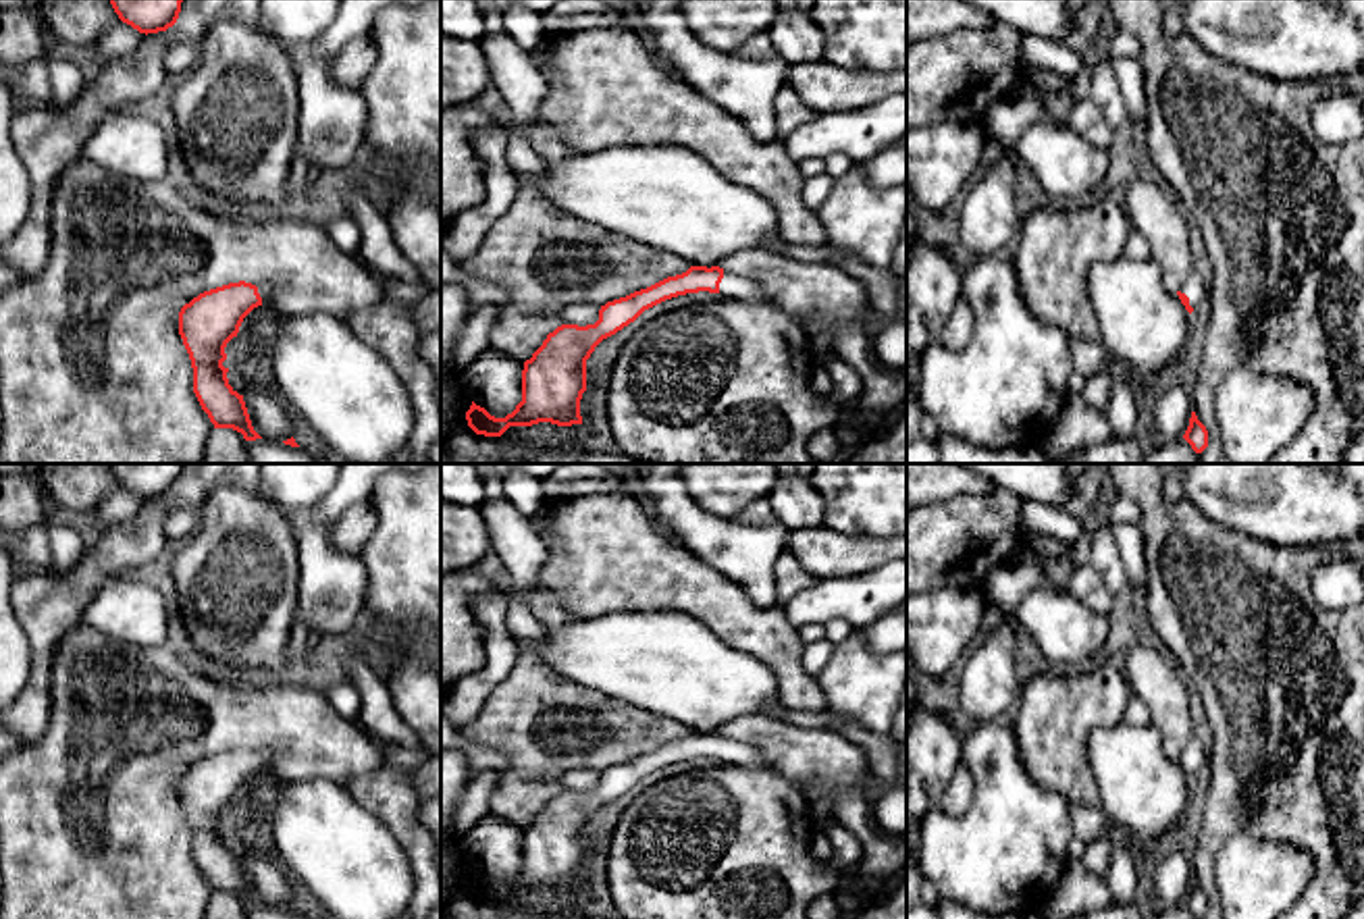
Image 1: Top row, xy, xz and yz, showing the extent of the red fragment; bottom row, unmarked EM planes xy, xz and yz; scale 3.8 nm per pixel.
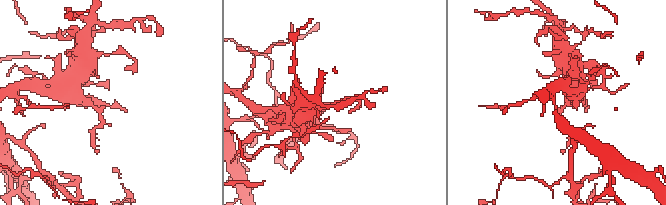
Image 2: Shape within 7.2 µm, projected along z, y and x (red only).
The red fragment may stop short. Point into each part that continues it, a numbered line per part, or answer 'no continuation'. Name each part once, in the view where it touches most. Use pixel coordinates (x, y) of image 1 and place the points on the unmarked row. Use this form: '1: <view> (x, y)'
1: xz (732, 753)

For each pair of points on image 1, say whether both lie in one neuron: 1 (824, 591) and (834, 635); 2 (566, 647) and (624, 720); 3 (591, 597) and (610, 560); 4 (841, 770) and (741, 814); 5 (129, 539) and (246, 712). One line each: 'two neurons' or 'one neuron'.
1: two neurons
2: two neurons
3: one neuron
4: two neurons
5: two neurons

